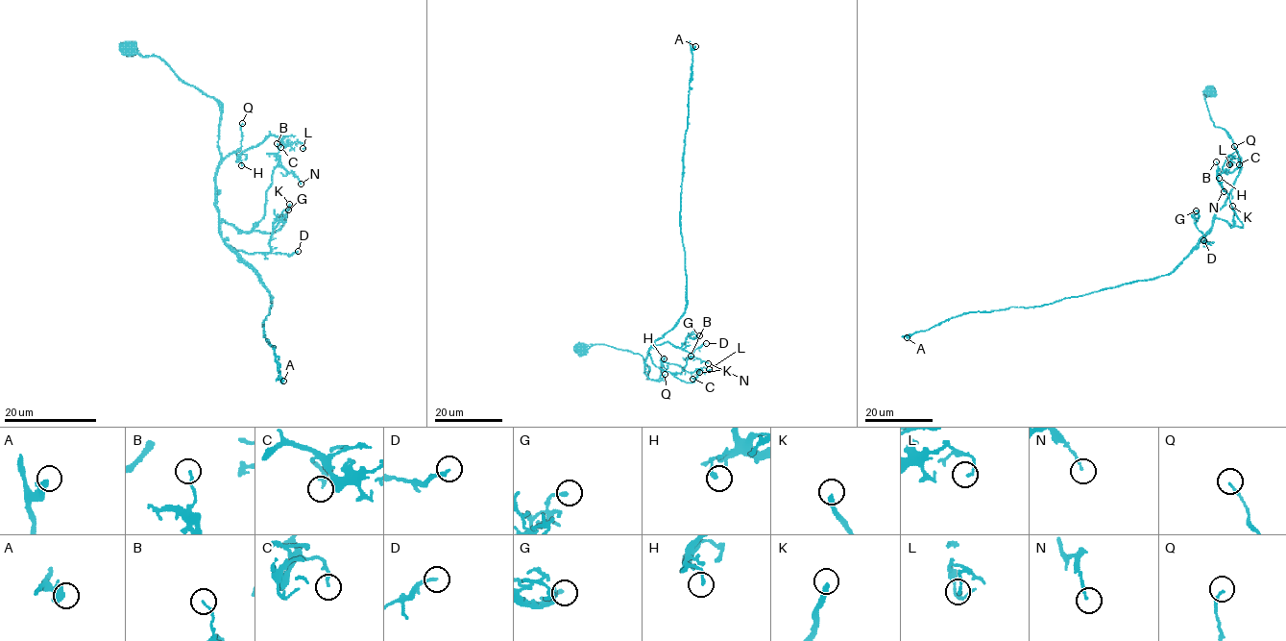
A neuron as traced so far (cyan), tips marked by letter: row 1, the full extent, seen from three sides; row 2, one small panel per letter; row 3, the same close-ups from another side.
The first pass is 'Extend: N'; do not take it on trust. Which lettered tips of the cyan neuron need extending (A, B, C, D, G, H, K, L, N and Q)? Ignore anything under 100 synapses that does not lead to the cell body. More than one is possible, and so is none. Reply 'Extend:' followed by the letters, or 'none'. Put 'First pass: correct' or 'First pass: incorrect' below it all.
Extend: none
First pass: incorrect

